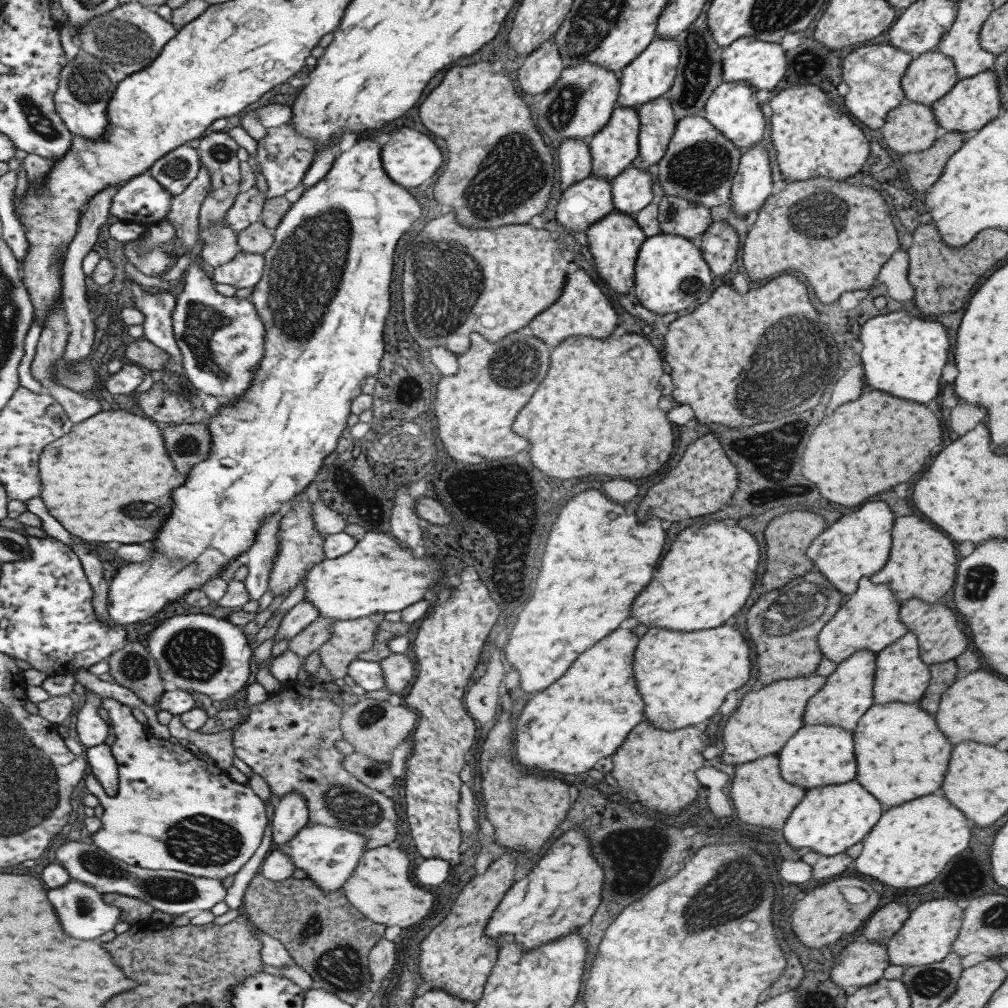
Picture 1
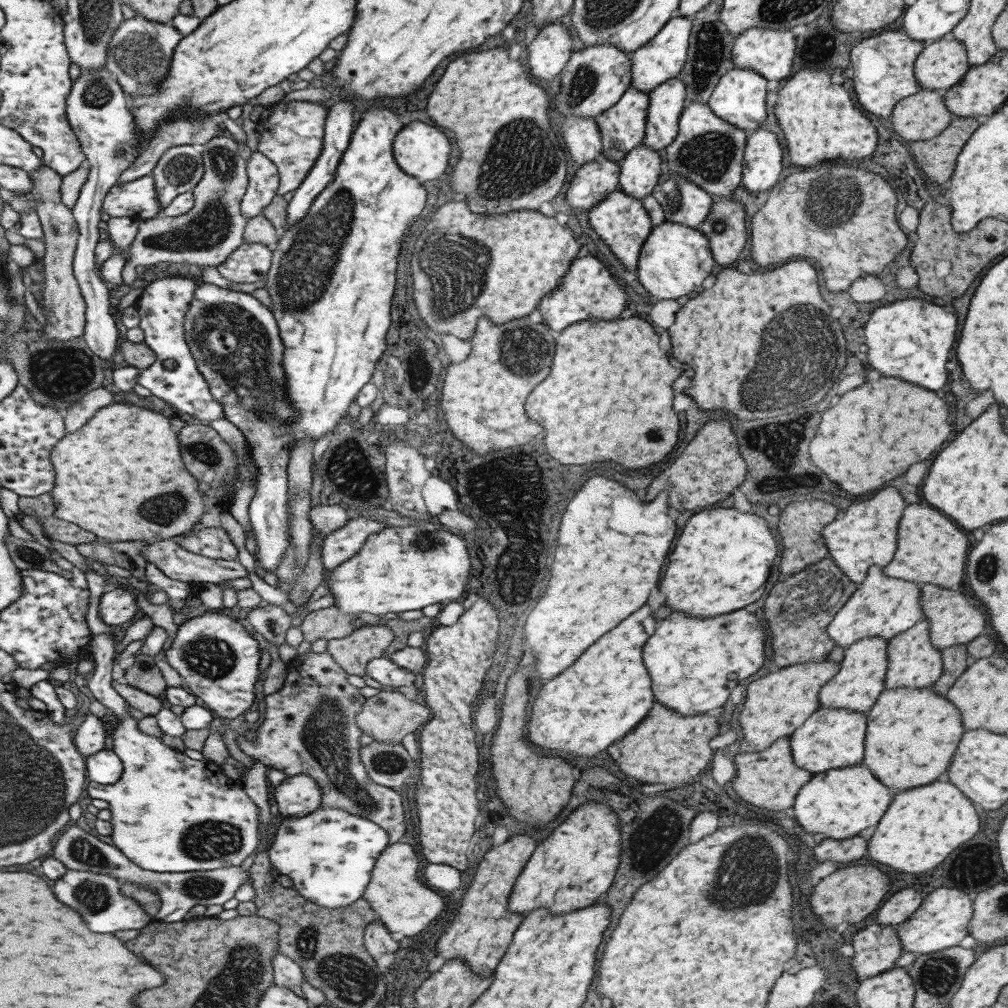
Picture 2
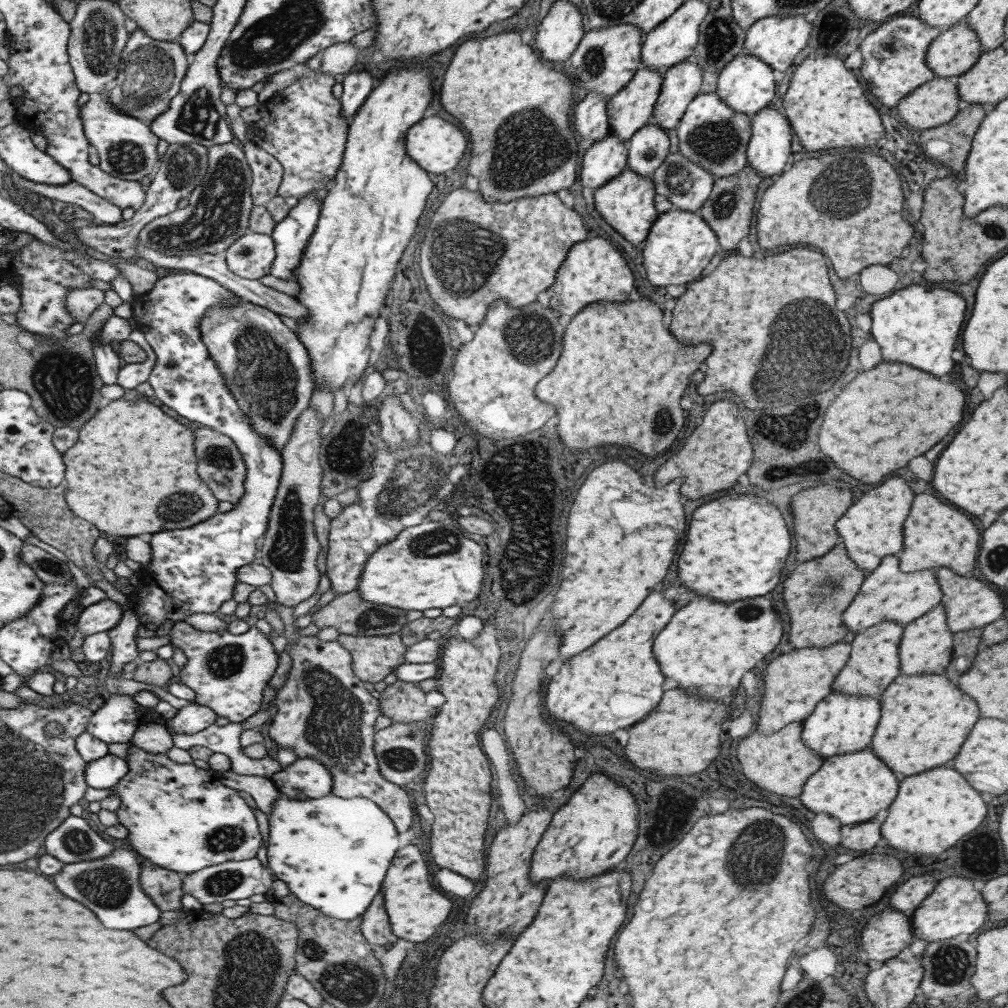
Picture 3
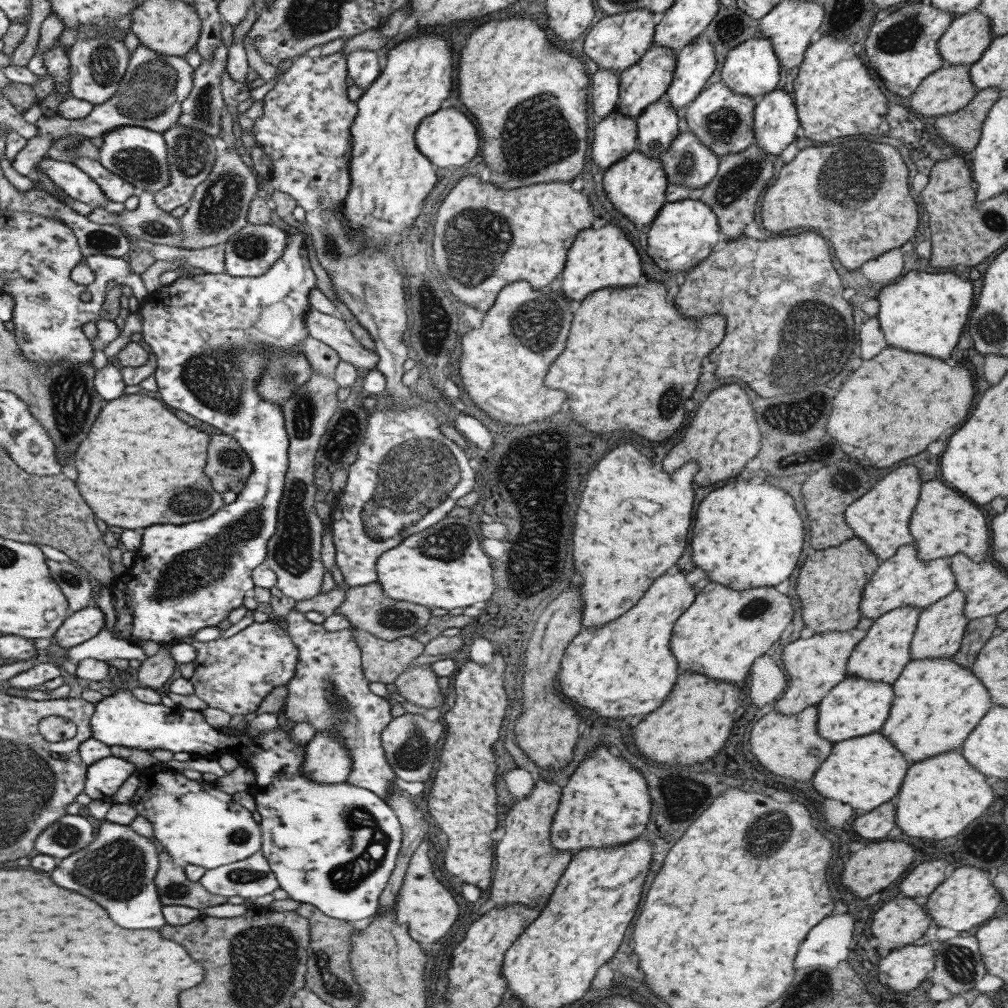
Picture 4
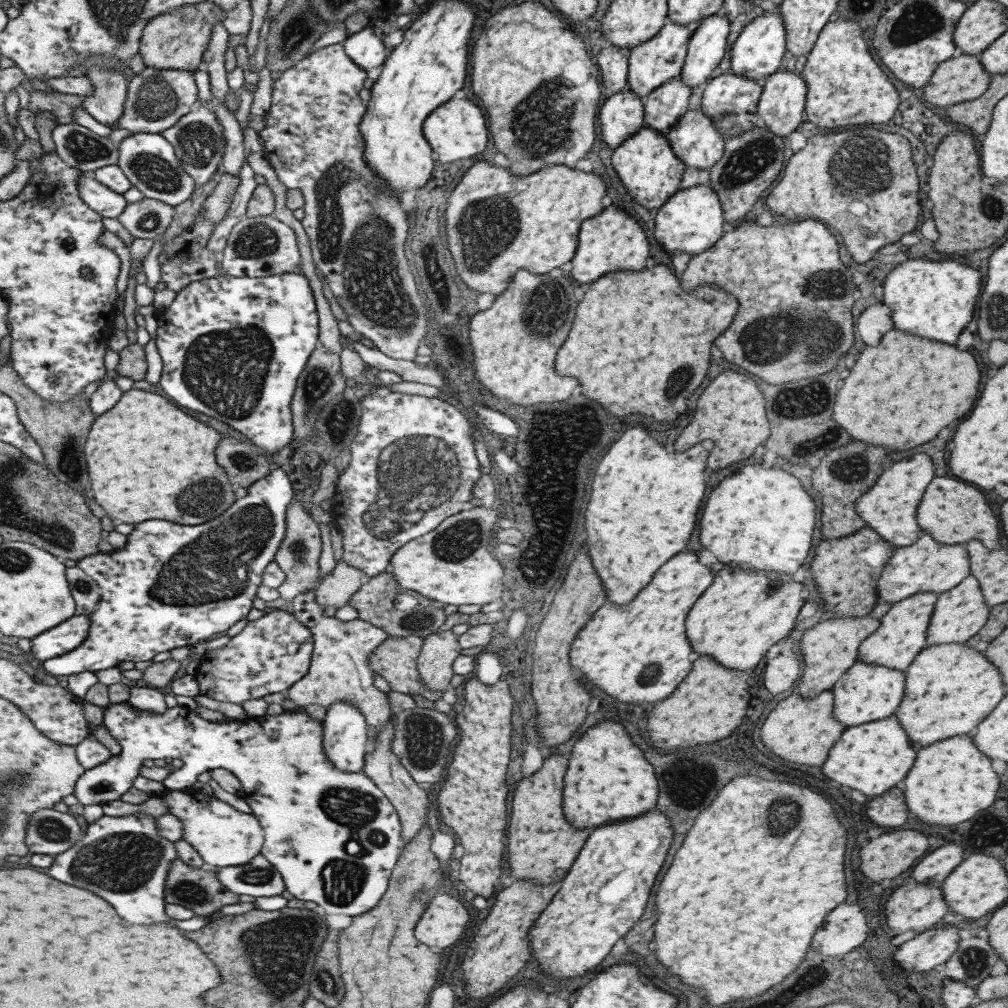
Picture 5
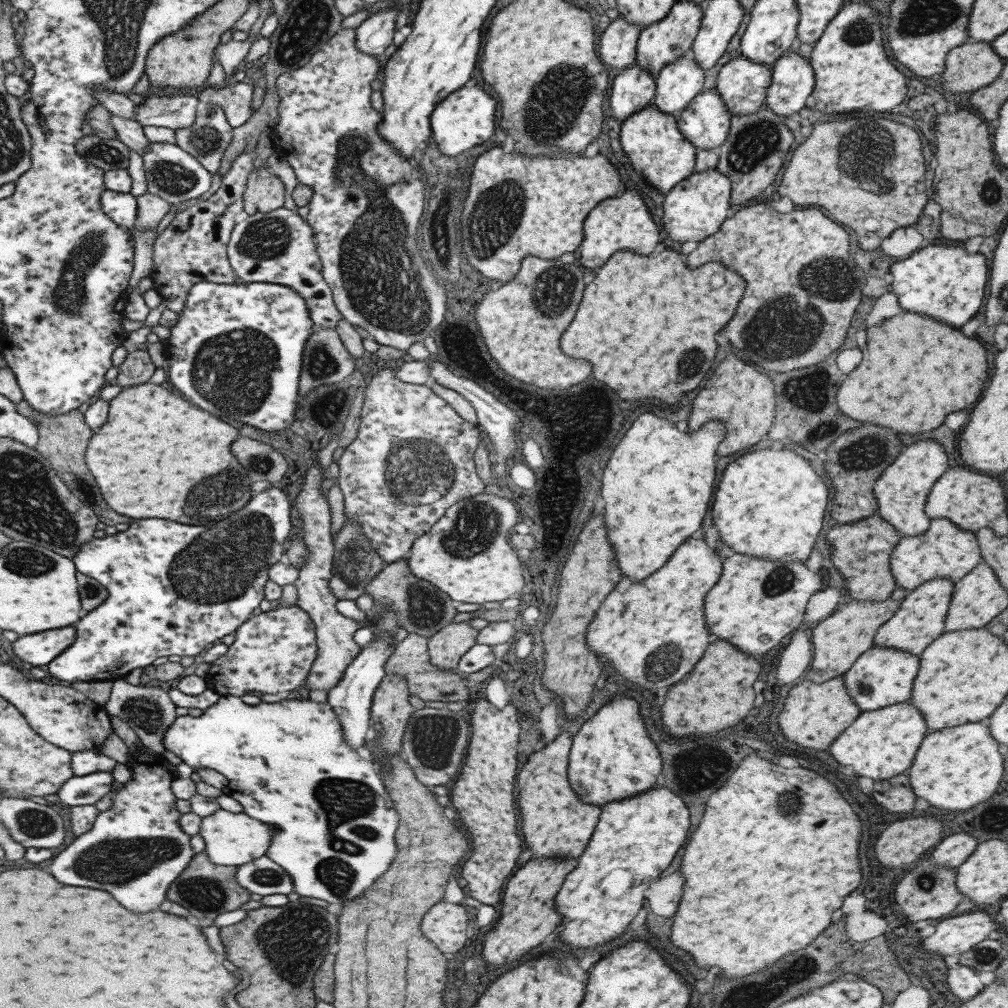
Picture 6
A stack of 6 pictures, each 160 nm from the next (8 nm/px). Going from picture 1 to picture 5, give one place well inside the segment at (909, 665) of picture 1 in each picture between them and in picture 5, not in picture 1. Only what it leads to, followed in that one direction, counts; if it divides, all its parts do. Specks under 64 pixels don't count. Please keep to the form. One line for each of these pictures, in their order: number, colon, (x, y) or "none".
2: (912, 661)
3: (925, 646)
4: (939, 627)
5: (958, 613)

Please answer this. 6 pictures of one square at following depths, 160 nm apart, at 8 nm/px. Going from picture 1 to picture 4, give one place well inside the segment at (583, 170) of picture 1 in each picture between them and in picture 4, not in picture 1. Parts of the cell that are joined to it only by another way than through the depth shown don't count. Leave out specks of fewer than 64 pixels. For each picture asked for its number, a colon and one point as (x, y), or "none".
2: (582, 139)
3: (590, 118)
4: (603, 85)

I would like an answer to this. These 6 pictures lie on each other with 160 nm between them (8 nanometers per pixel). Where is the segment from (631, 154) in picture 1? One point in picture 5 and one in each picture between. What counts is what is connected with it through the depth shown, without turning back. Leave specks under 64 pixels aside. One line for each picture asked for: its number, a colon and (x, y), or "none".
2: (621, 127)
3: (629, 109)
4: (640, 85)
5: (660, 58)

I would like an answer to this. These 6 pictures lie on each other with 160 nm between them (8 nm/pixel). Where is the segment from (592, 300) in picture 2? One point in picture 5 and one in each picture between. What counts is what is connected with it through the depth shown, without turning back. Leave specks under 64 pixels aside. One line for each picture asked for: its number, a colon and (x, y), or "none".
3: (593, 269)
4: (598, 258)
5: (612, 240)

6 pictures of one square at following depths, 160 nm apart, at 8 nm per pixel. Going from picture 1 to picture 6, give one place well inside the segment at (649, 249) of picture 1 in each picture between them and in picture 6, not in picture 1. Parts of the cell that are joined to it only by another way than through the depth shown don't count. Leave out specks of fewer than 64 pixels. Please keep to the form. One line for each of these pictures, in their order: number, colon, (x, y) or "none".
2: (673, 261)
3: (679, 244)
4: (683, 233)
5: (691, 220)
6: (694, 209)

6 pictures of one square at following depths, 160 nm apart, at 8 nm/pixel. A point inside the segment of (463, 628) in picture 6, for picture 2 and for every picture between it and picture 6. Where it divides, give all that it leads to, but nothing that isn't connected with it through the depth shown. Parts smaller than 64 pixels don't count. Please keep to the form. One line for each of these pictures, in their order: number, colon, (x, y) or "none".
2: (387, 716)
3: (402, 702)
4: (418, 685)
5: (439, 649)

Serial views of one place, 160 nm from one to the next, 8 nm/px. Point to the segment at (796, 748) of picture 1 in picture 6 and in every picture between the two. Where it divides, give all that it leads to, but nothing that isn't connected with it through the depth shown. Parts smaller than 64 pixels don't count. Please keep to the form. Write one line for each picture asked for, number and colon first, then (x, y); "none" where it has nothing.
2: (831, 737)
3: (839, 723)
4: (855, 707)
5: (865, 692)
6: (879, 677)

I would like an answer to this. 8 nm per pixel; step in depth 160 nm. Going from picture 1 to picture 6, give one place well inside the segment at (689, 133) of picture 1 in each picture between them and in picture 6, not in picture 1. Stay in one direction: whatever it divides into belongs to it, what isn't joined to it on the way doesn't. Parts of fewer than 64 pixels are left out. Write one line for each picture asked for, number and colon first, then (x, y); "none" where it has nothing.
2: (707, 151)
3: (709, 133)
4: (719, 119)
5: (730, 101)
6: (741, 84)

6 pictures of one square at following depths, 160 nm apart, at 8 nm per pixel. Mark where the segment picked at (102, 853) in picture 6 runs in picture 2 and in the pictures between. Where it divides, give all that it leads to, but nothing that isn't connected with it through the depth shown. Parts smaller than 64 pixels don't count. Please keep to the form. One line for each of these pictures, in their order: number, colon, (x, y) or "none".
2: (98, 900)
3: (109, 887)
4: (118, 864)
5: (127, 851)

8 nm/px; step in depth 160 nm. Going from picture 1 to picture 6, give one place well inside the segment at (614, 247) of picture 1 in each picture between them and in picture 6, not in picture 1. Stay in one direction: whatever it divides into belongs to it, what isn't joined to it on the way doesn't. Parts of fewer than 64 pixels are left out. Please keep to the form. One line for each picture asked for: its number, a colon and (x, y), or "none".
2: (620, 221)
3: (625, 203)
4: (635, 185)
5: (645, 165)
6: (650, 139)

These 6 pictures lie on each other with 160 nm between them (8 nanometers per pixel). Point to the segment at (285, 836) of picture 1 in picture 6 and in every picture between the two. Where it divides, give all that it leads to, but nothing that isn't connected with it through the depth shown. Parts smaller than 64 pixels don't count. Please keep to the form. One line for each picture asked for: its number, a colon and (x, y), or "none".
2: (296, 796)
3: (305, 778)
4: (326, 760)
5: (343, 739)
6: (350, 699)

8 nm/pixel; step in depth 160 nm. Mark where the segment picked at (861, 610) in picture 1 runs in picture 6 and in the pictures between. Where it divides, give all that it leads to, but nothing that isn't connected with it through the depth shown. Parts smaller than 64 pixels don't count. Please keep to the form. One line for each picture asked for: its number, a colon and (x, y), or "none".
2: (881, 606)
3: (886, 593)
4: (902, 580)
5: (925, 565)
6: (942, 550)

